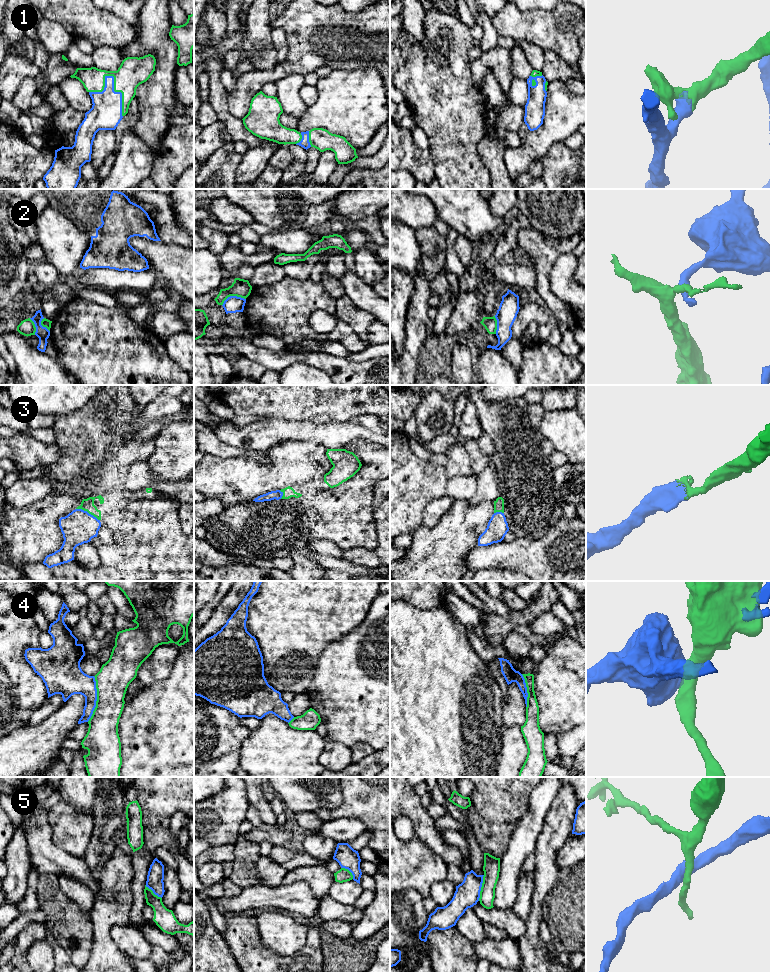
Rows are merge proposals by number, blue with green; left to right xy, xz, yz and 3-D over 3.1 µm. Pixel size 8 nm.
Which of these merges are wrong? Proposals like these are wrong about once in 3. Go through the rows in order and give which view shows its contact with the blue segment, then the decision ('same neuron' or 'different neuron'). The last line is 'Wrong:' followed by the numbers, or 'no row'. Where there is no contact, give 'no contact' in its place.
1: xy | same neuron
2: xz | different neuron
3: xy | same neuron
4: xy | different neuron
5: yz | different neuron
Wrong: 2, 4, 5

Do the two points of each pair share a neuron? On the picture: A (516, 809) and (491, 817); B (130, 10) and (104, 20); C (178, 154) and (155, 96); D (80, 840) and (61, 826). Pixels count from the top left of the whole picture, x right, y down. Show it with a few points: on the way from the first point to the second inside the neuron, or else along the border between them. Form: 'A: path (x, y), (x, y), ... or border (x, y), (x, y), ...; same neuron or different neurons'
A: path (510, 809), (499, 809), (497, 811); same neuron
B: border (105, 10), (133, 25); different neurons
C: border (170, 125), (157, 150); different neurons
D: path (75, 835), (66, 826); same neuron

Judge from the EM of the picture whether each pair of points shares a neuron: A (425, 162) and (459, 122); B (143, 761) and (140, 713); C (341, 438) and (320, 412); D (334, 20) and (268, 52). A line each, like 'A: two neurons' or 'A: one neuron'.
A: two neurons
B: one neuron
C: two neurons
D: two neurons

